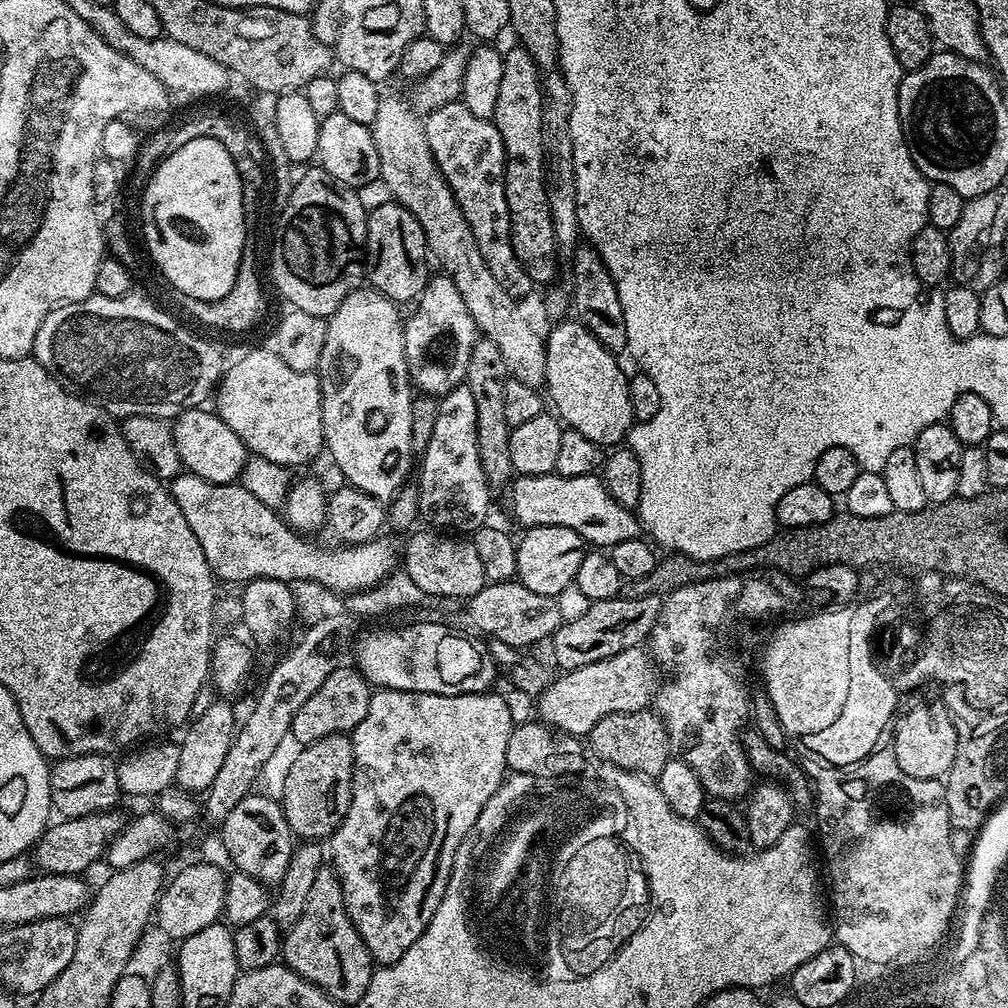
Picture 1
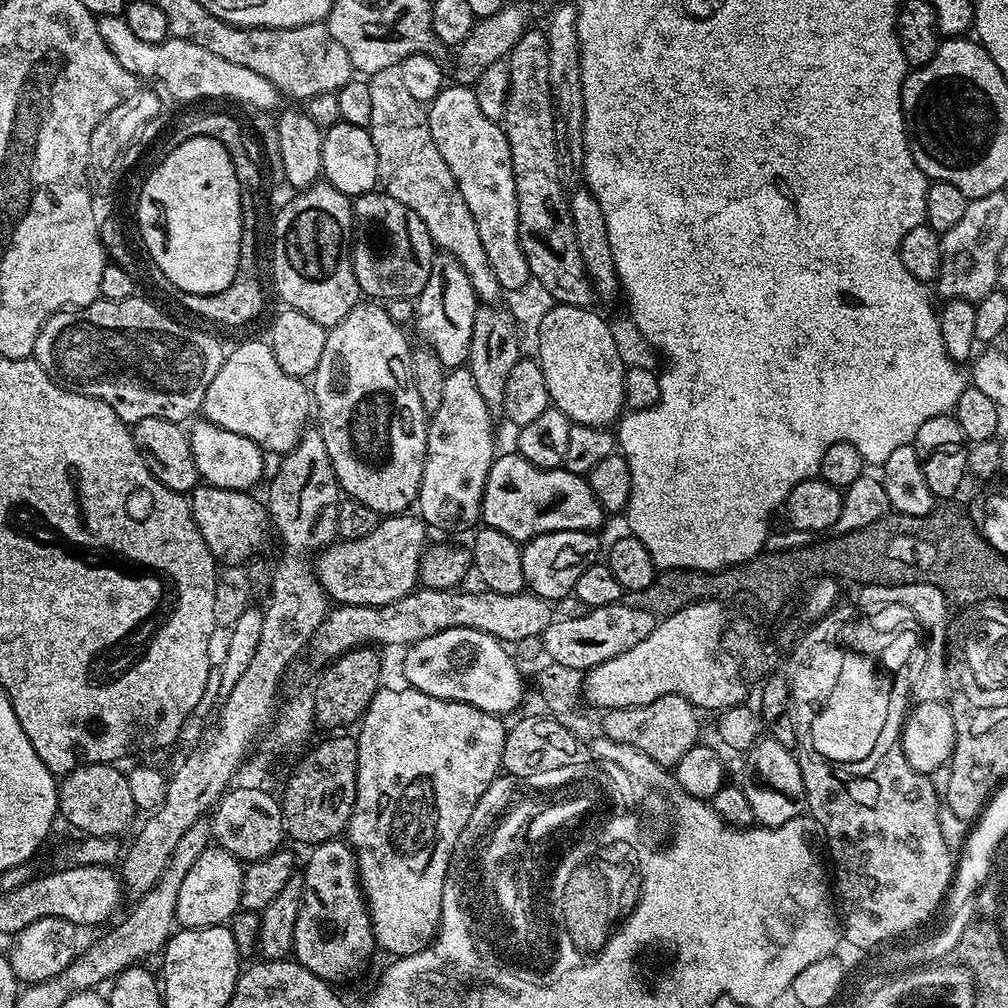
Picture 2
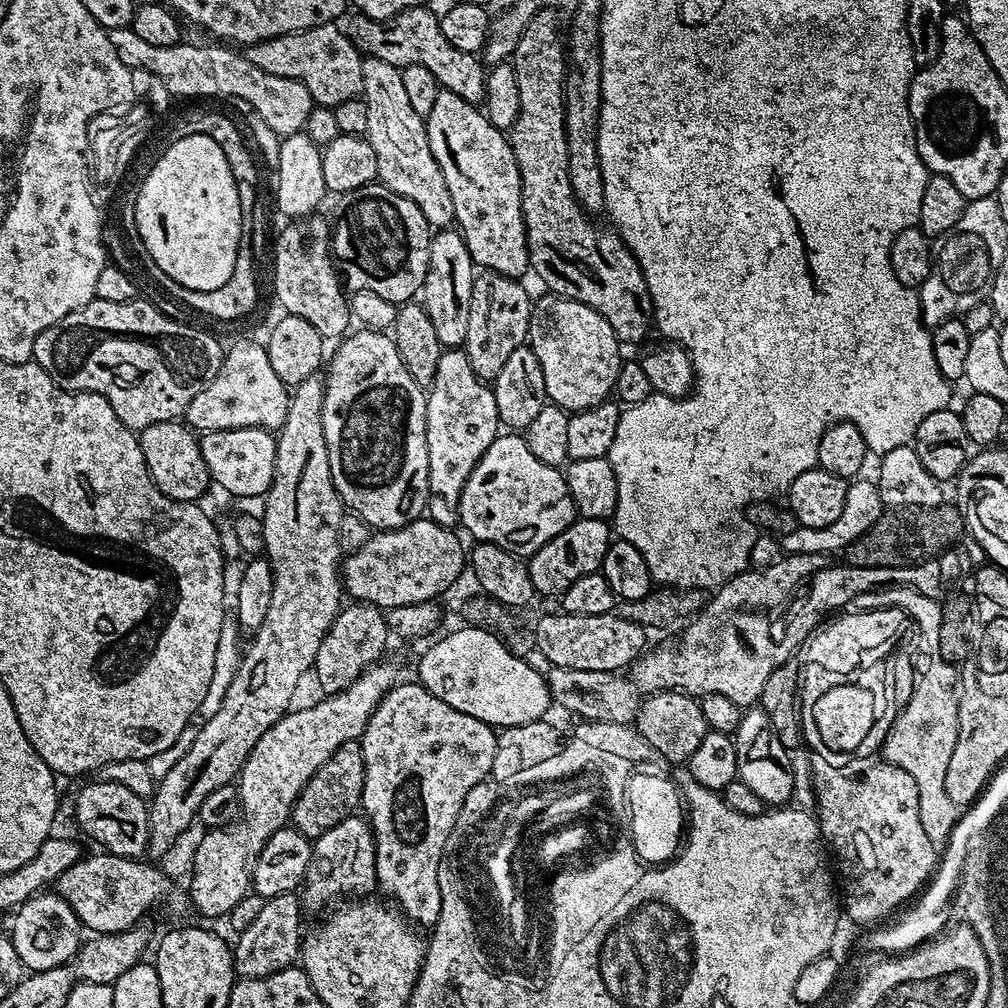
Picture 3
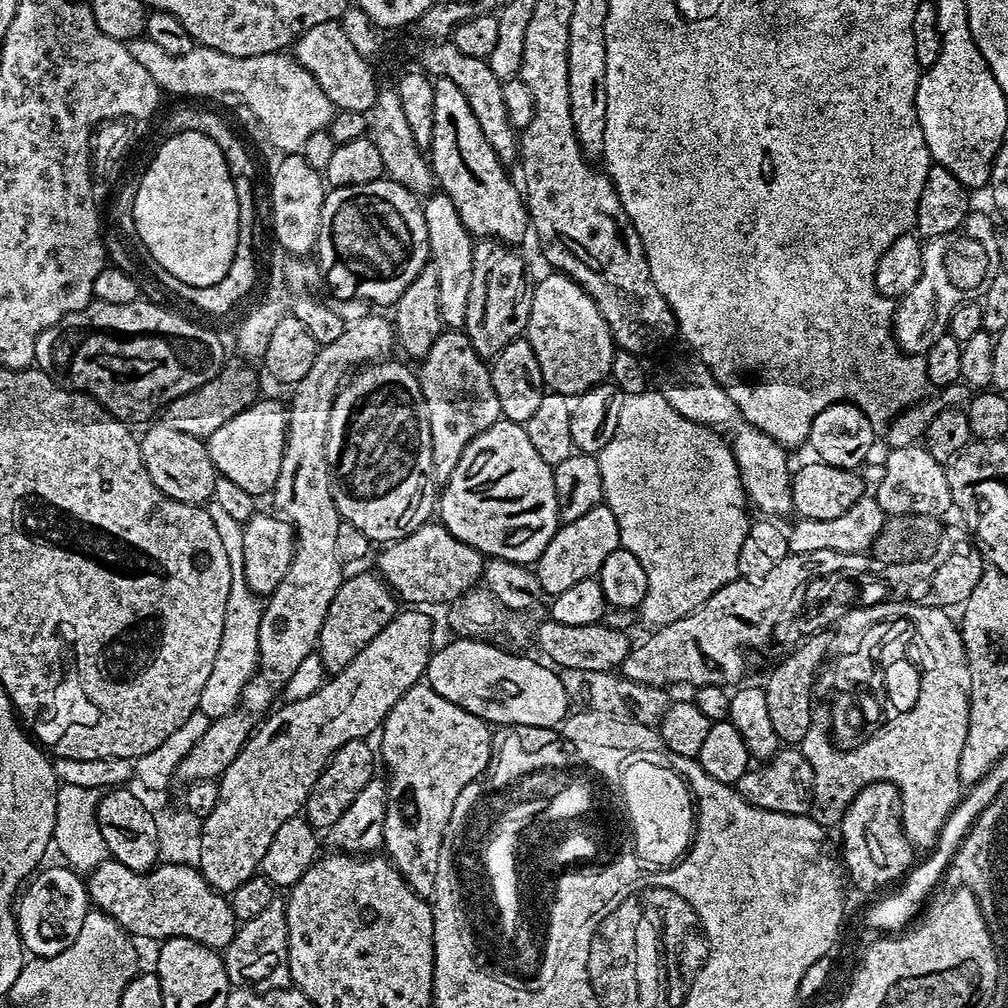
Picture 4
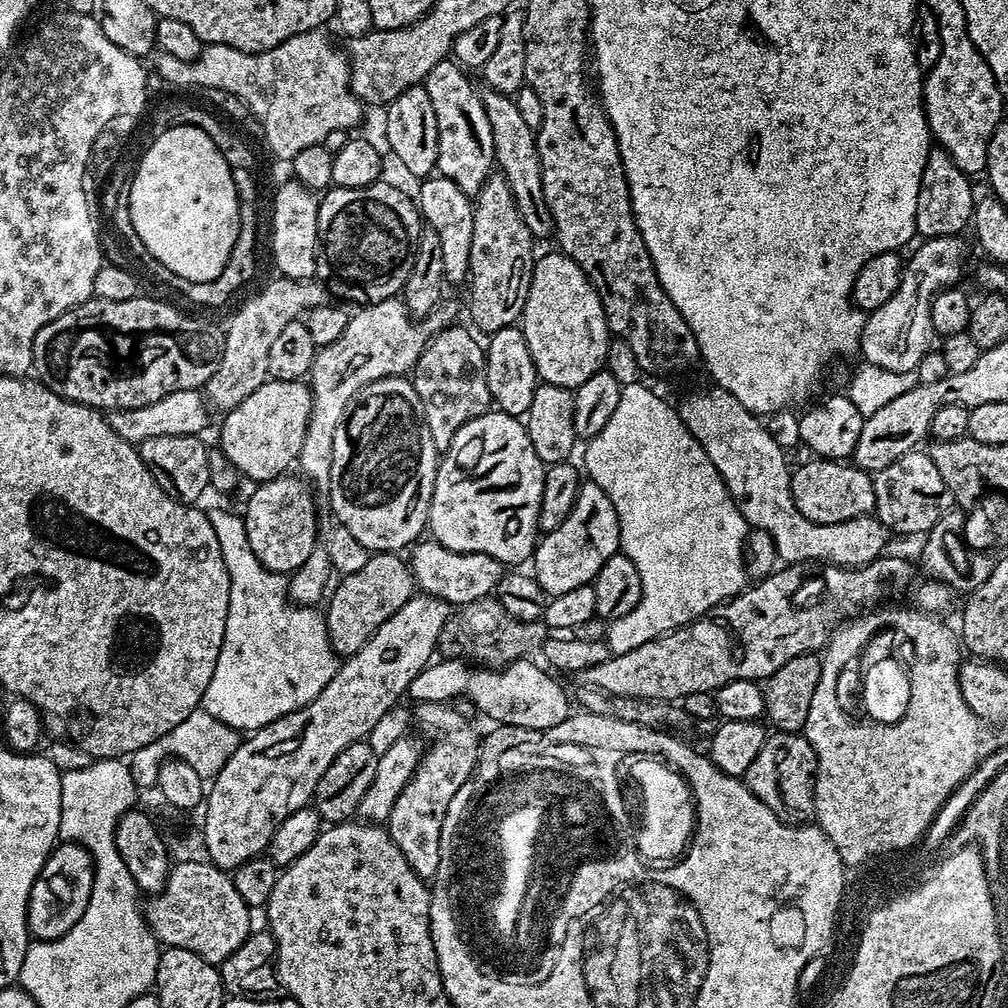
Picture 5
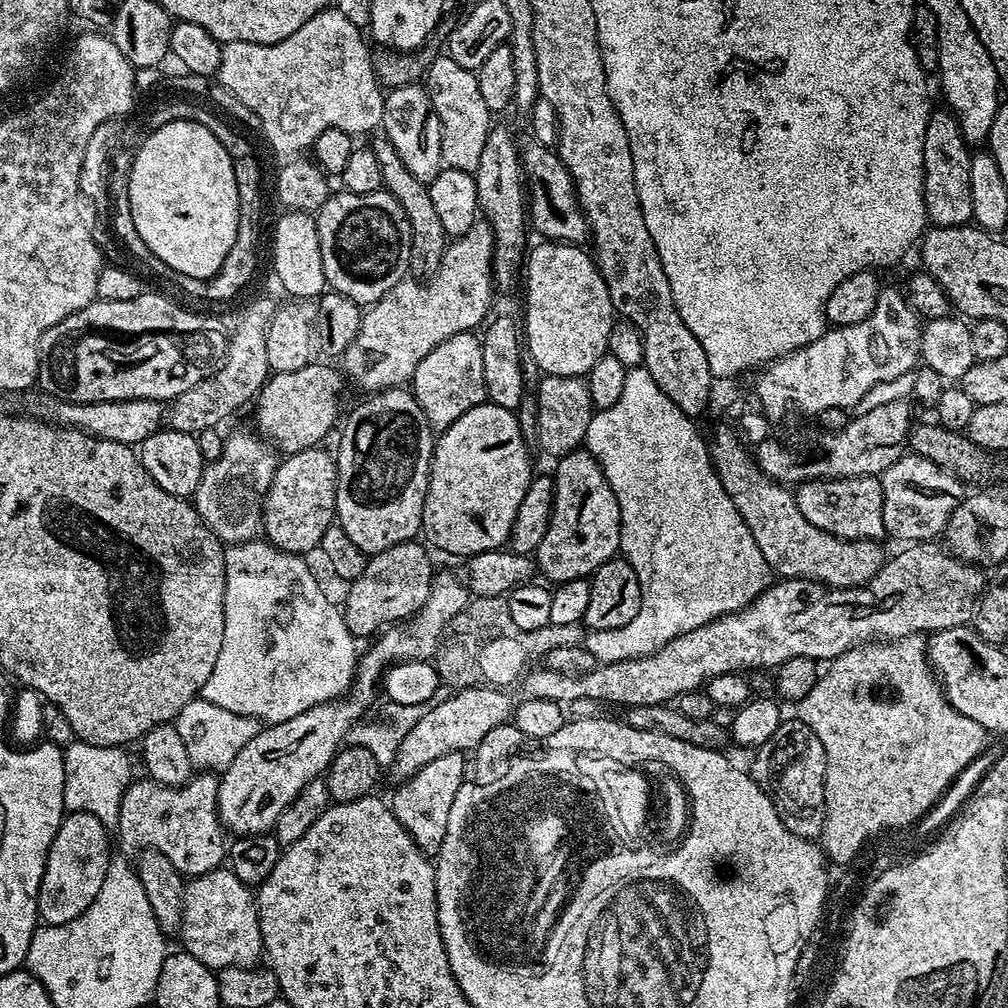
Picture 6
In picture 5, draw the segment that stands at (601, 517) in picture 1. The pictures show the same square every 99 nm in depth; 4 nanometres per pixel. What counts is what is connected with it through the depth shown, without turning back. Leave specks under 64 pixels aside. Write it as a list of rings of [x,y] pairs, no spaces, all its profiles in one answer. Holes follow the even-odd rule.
[[[489,410],[478,418],[466,422],[454,442],[443,449],[436,465],[434,490],[430,498],[427,531],[446,550],[477,552],[499,560],[504,566],[520,566],[533,555],[538,543],[540,507],[545,465],[534,454],[527,427],[517,417],[499,410]]]

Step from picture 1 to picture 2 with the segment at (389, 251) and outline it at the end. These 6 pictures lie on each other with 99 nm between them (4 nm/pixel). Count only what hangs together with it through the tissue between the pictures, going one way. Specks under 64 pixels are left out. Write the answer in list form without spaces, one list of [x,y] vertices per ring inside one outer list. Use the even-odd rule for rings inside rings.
[[[373,190],[352,200],[352,218],[354,221],[354,243],[352,246],[352,265],[354,278],[361,293],[376,302],[387,302],[394,298],[406,298],[415,301],[430,278],[434,245],[422,218],[414,214],[402,202],[390,198],[383,190]]]

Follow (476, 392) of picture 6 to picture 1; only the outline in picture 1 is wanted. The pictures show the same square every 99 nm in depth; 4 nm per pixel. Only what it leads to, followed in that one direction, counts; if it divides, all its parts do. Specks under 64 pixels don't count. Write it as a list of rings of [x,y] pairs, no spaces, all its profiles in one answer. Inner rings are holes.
[[[467,383],[459,384],[457,388],[450,390],[445,396],[439,397],[438,418],[434,418],[434,431],[430,433],[430,442],[423,452],[421,460],[424,461],[422,461],[421,464],[419,461],[418,464],[418,472],[420,468],[420,480],[418,479],[418,487],[420,489],[420,520],[423,521],[423,523],[428,523],[425,525],[431,526],[436,530],[455,530],[460,534],[468,534],[481,527],[481,525],[489,519],[488,495],[490,495],[490,489],[486,482],[486,474],[482,474],[482,458],[478,458],[478,413],[474,407],[474,397],[471,396]]]

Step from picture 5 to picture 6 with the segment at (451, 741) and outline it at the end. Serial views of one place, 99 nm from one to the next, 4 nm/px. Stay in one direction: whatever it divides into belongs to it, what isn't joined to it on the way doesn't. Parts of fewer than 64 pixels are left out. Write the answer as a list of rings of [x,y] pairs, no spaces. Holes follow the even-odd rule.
[[[448,753],[437,758],[429,765],[422,767],[416,774],[401,783],[397,792],[390,796],[392,812],[402,822],[402,826],[414,838],[414,842],[422,851],[436,854],[442,846],[442,838],[446,837],[446,822],[450,818],[450,808],[457,797],[459,787],[464,783],[462,766],[465,753]]]

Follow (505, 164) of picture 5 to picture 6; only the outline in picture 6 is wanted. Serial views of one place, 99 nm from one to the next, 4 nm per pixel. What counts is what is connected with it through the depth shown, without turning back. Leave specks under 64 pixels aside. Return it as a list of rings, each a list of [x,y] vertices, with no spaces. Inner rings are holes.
[[[529,139],[528,145],[520,149],[520,162],[526,177],[526,208],[530,213],[530,224],[541,232],[548,242],[584,246],[589,243],[588,220],[584,217],[576,199],[576,188],[572,184],[566,166],[549,145]]]

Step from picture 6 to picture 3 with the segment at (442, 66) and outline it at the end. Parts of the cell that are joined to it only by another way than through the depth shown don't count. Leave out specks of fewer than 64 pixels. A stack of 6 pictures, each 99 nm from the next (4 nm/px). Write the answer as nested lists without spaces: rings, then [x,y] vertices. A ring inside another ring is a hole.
[[[443,90],[438,94],[438,98],[434,98],[434,106],[426,118],[426,123],[430,150],[434,150],[438,166],[442,166],[442,178],[446,178],[446,186],[450,186],[450,198],[454,198],[455,223],[470,250],[473,265],[477,269],[497,272],[503,276],[523,277],[523,272],[527,273],[530,268],[528,239],[522,214],[518,162],[514,158],[509,137],[499,132],[477,105],[458,98],[458,94]]]

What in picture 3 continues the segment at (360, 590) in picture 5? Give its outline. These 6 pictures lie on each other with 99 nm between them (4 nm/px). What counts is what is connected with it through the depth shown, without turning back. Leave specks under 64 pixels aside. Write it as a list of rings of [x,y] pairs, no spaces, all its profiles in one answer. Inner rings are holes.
[[[352,602],[349,605],[349,608],[348,605],[341,607],[326,638],[322,638],[322,646],[318,646],[314,677],[324,694],[346,690],[346,686],[350,686],[370,665],[383,657],[380,655],[384,652],[384,643],[390,640],[386,618],[381,609],[363,602]]]

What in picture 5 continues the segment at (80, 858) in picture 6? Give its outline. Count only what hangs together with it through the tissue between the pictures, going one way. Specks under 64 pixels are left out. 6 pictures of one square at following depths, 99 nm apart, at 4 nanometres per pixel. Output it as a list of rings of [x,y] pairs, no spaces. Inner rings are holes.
[[[57,843],[42,866],[28,899],[28,931],[35,939],[62,938],[86,910],[92,889],[92,856],[80,844]]]

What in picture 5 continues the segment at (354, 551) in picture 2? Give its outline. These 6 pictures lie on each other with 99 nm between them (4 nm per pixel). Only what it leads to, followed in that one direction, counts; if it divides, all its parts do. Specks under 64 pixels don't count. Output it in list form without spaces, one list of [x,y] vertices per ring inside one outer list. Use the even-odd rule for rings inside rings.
[[[431,538],[421,539],[411,545],[411,552],[410,567],[412,577],[416,579],[417,589],[434,598],[442,598],[450,606],[461,606],[484,597],[491,597],[502,575],[499,560],[477,552],[446,550],[446,546]]]

